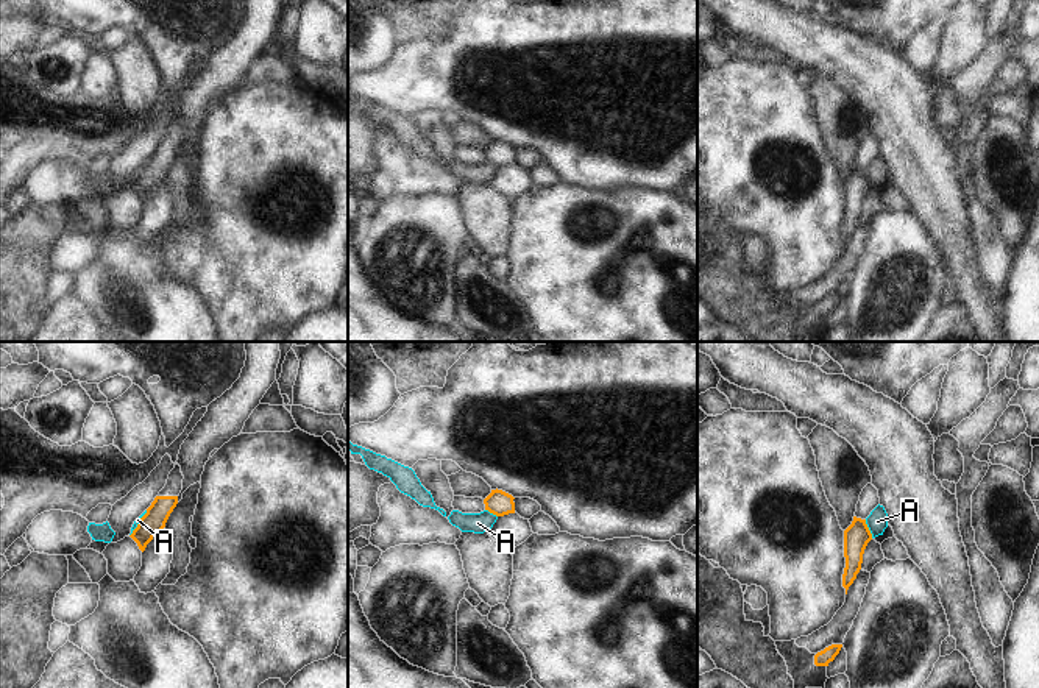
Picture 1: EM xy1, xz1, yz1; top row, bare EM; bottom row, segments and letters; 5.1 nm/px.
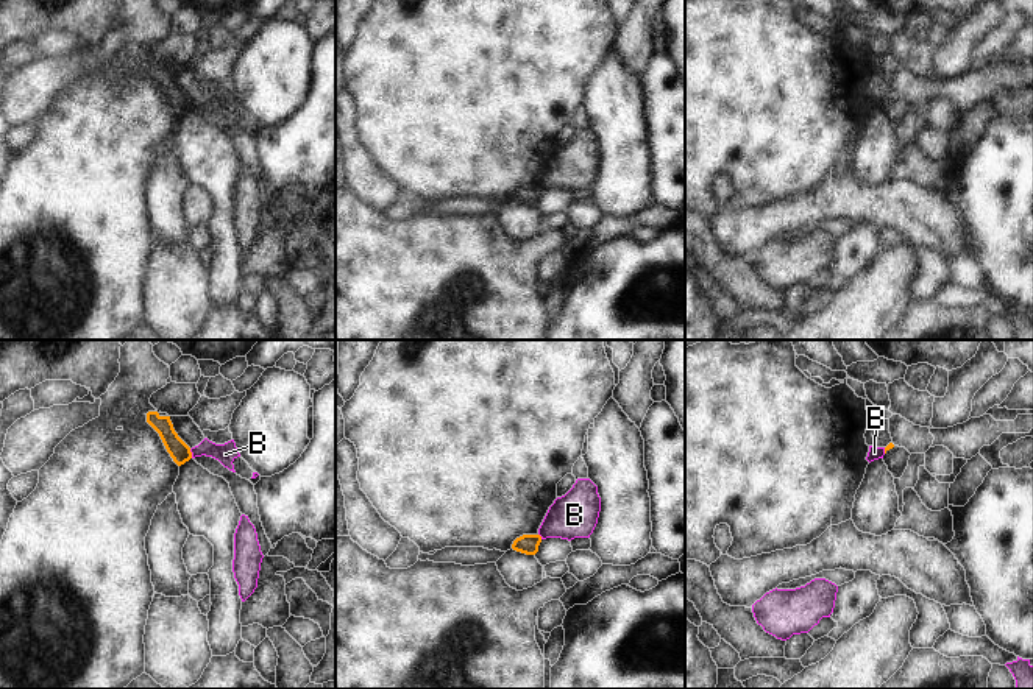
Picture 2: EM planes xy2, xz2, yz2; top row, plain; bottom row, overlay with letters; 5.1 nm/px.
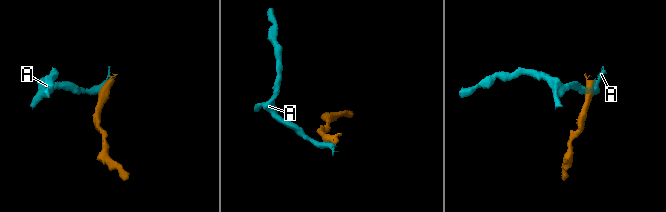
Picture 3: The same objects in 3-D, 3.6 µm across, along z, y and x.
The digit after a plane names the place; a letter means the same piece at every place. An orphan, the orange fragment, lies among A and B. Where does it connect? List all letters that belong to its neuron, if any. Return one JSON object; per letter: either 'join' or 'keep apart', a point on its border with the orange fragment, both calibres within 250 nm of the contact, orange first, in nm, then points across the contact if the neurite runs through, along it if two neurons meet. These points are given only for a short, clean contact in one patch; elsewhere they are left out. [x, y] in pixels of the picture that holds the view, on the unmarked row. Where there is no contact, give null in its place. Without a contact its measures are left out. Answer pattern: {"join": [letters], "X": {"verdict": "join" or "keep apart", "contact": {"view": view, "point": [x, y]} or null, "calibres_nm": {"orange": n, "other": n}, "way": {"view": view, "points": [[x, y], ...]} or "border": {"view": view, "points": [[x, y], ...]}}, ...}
{"join": [], "A": {"verdict": "keep apart", "contact": {"view": "yz1", "point": [868, 180]}, "calibres_nm": {"orange": 140, "other": 110}, "border": {"view": "yz1", "points": [[865, 170], [872, 187]]}}, "B": {"verdict": "keep apart", "contact": {"view": "xy2", "point": [191, 105]}, "calibres_nm": {"orange": 100, "other": 100}, "border": {"view": "xy2", "points": [[189, 100], [192, 108]]}}}

